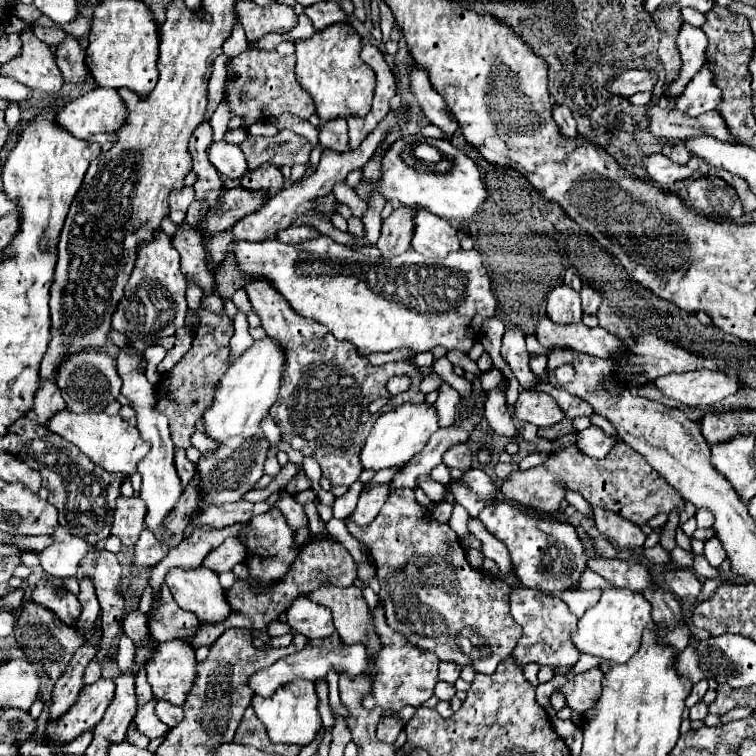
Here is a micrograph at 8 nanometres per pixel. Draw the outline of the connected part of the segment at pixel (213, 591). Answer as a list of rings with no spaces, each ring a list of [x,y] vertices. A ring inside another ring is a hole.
[[[170,569],[168,577],[166,577],[166,585],[174,597],[174,601],[188,611],[194,611],[198,615],[200,621],[224,621],[230,615],[230,605],[224,597],[224,589],[218,583],[218,575],[212,573],[210,569]]]

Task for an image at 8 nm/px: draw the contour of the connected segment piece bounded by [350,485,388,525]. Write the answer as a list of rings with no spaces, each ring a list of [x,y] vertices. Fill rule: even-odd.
[[[376,485],[368,489],[366,493],[360,495],[358,505],[350,515],[352,521],[356,521],[356,525],[368,525],[368,521],[372,521],[376,513],[380,513],[380,507],[386,503],[386,499],[388,499],[388,485]]]

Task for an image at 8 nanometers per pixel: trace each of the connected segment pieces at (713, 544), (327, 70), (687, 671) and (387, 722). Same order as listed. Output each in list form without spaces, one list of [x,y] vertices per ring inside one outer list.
[[[712,537],[712,539],[708,539],[708,541],[704,543],[704,551],[702,551],[702,555],[708,559],[708,563],[710,563],[712,567],[718,567],[718,565],[726,559],[724,549],[722,549],[722,545],[720,545],[720,541],[716,541],[714,537]]]
[[[336,23],[324,31],[316,31],[310,39],[296,41],[296,79],[312,95],[316,115],[322,121],[364,117],[370,111],[376,77],[360,59],[360,49],[360,35],[348,23]]]
[[[694,645],[692,647],[686,647],[678,657],[676,657],[676,671],[682,671],[682,677],[690,679],[692,683],[698,683],[704,675],[702,671],[698,669],[698,655],[694,655],[696,649]]]
[[[386,717],[386,719],[382,719],[382,721],[378,723],[378,729],[376,729],[378,739],[384,741],[384,743],[394,743],[396,737],[398,737],[398,733],[402,731],[402,727],[404,727],[404,723],[400,723],[398,719]]]

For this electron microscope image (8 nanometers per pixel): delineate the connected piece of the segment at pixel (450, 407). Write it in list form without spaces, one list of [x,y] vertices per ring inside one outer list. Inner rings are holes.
[[[446,381],[440,383],[438,387],[438,399],[436,399],[436,413],[438,413],[438,423],[440,427],[448,427],[456,421],[456,405],[460,401],[460,395],[456,389],[452,389]]]

